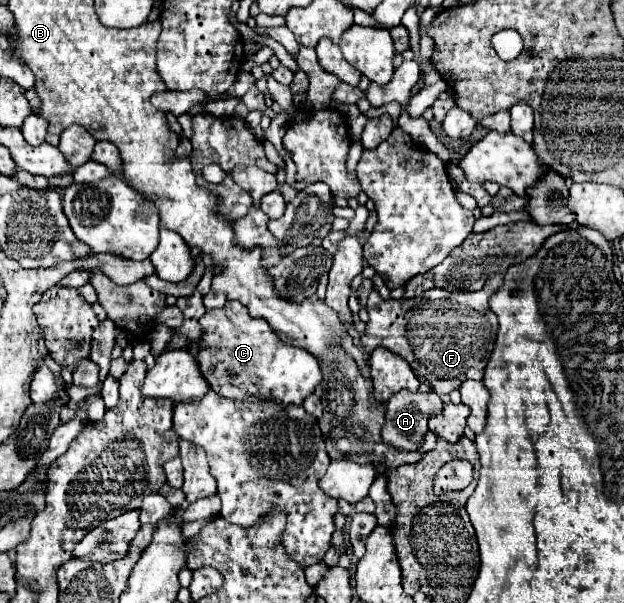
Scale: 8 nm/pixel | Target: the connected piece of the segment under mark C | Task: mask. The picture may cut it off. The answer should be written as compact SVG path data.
M227 302L227 306L219 310L205 312L199 324L203 328L203 334L195 358L209 388L219 396L225 396L229 400L245 400L255 396L259 400L273 400L277 404L289 406L289 404L303 404L303 400L309 394L313 394L321 382L321 368L317 358L303 348L295 348L281 342L277 334L271 330L271 326L261 318L251 318L241 302Z

